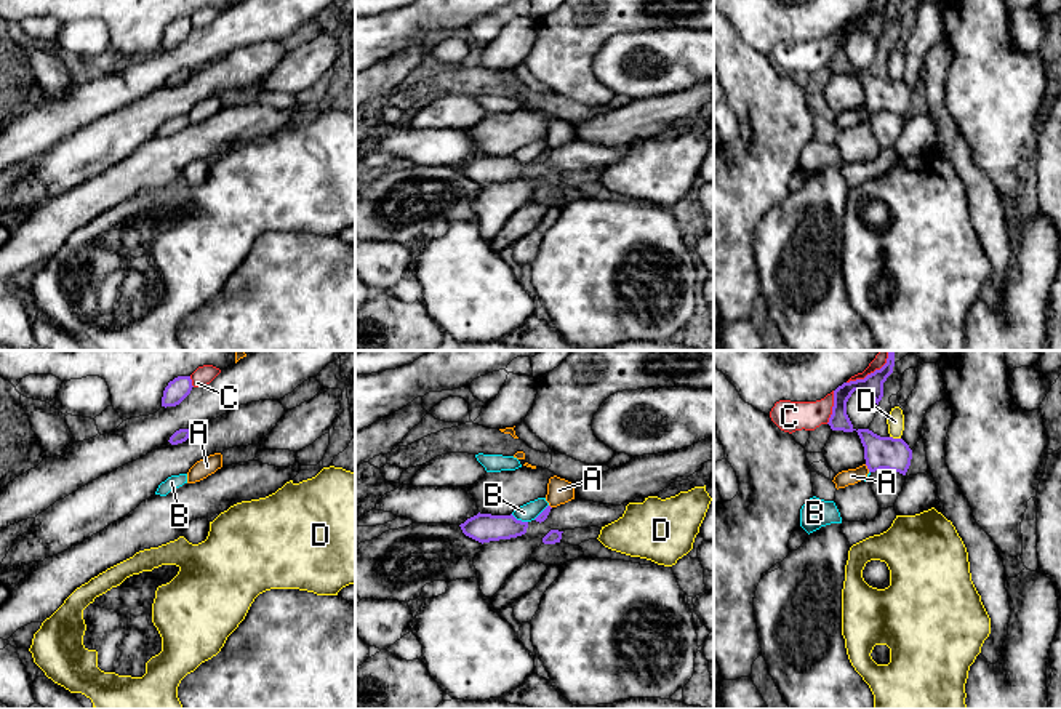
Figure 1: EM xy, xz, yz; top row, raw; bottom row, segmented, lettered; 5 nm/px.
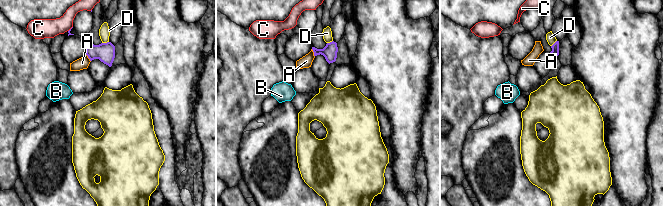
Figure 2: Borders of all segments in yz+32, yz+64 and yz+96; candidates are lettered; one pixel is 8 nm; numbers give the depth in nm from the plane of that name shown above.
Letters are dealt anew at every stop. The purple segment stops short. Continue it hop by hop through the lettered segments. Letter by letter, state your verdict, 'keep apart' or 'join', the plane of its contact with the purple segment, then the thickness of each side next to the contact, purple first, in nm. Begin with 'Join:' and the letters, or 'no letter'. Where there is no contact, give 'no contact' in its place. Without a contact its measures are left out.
Join: no letter
A: keep apart | yz | 160/80 nm
B: keep apart | xz | 140/90 nm
C: keep apart | yz | 100/160 nm
D: keep apart | yz | 160/90 nm

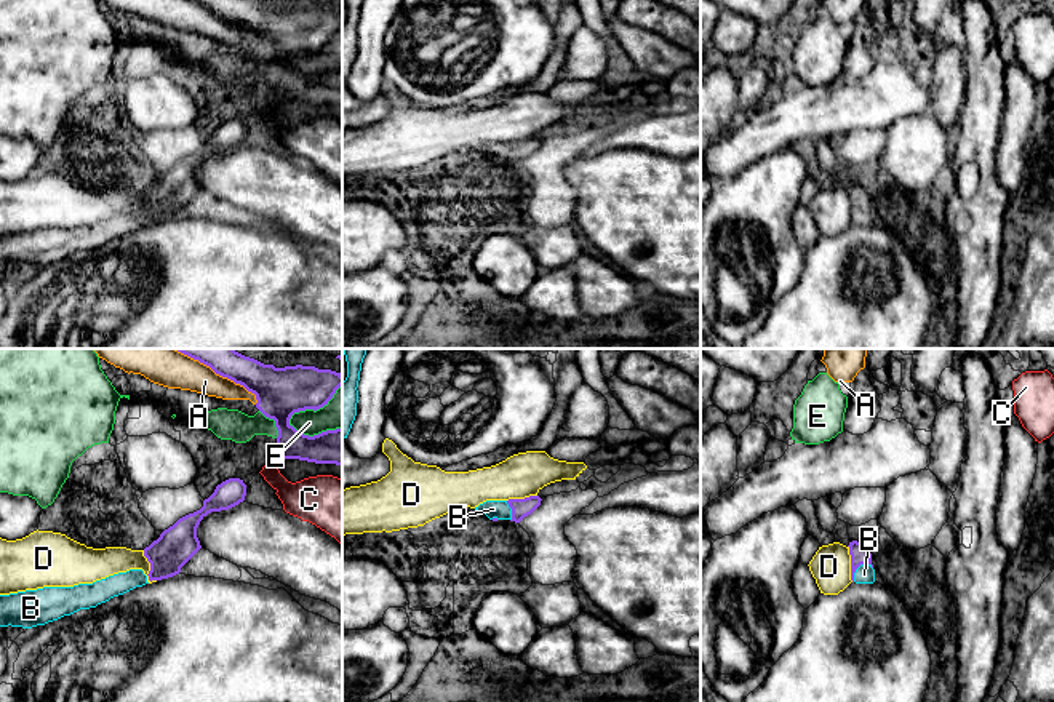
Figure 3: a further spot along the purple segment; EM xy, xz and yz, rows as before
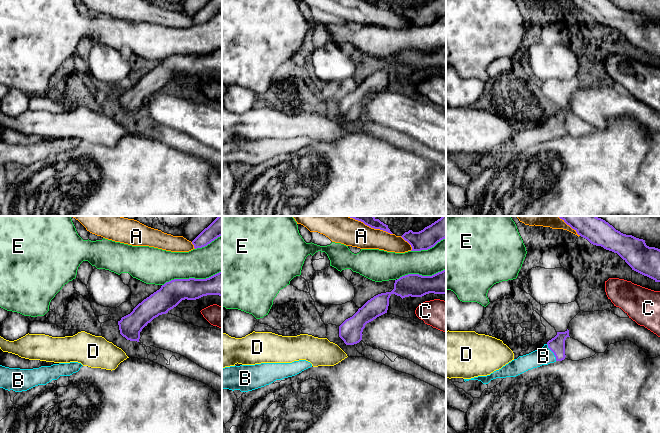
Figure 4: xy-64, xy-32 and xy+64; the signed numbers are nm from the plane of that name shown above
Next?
Join: B
A: keep apart | xy | 220/160 nm
B: join | yz | 100/100 nm
C: keep apart | no contact
D: keep apart | xy | 190/150 nm
E: keep apart | xy | 260/160 nm

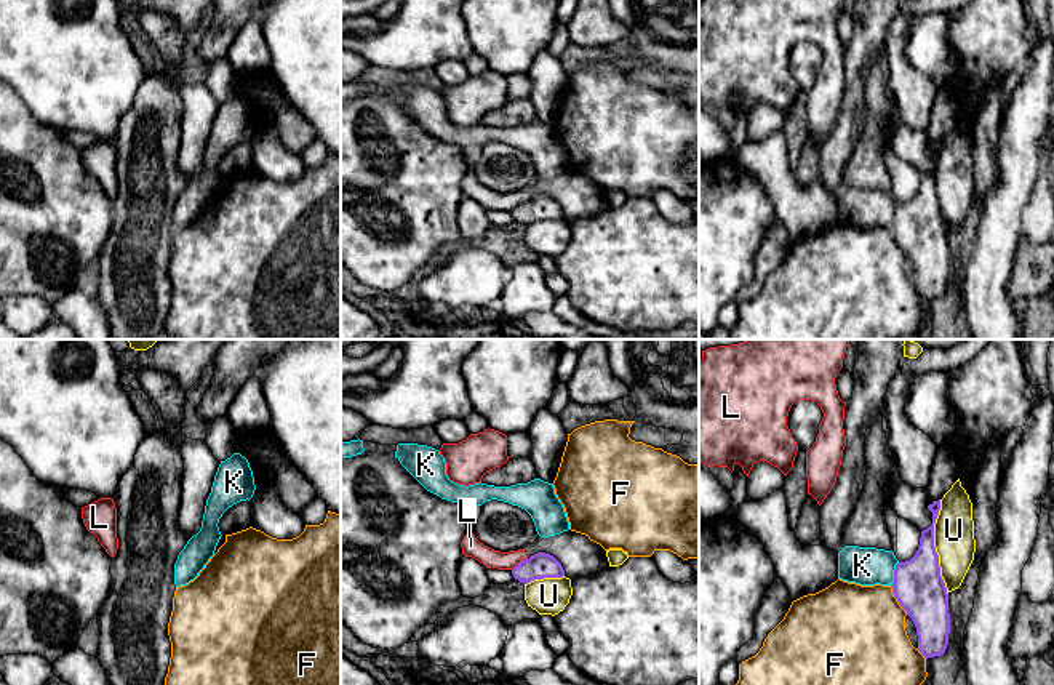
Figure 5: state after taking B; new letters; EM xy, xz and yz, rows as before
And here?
Join: no letter
F: keep apart | yz | 260/460 nm
K: keep apart | yz | 260/190 nm
L: keep apart | xz | 130/100 nm
U: keep apart | yz | 260/200 nm

